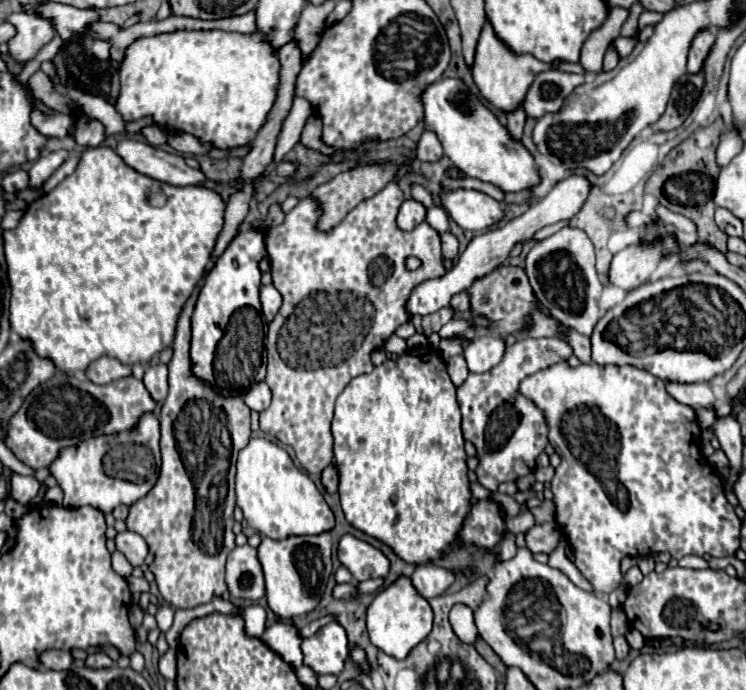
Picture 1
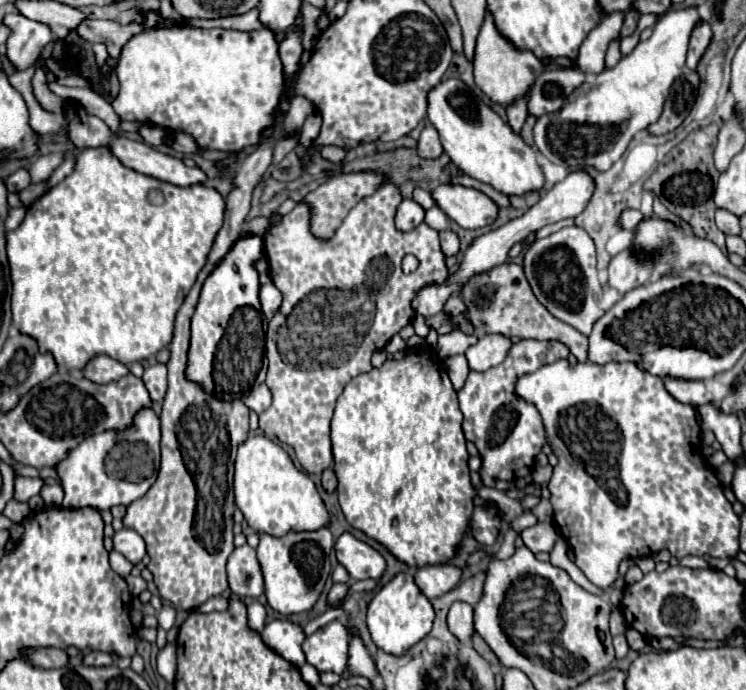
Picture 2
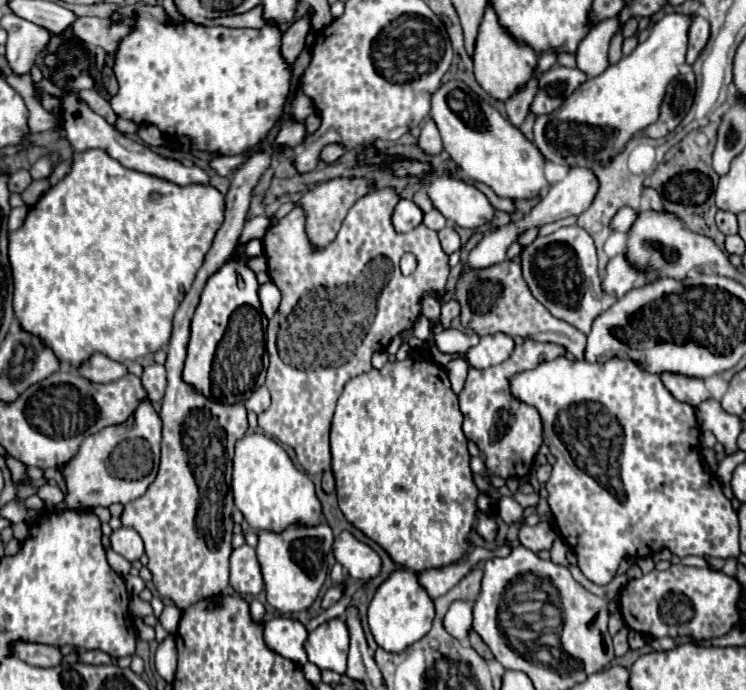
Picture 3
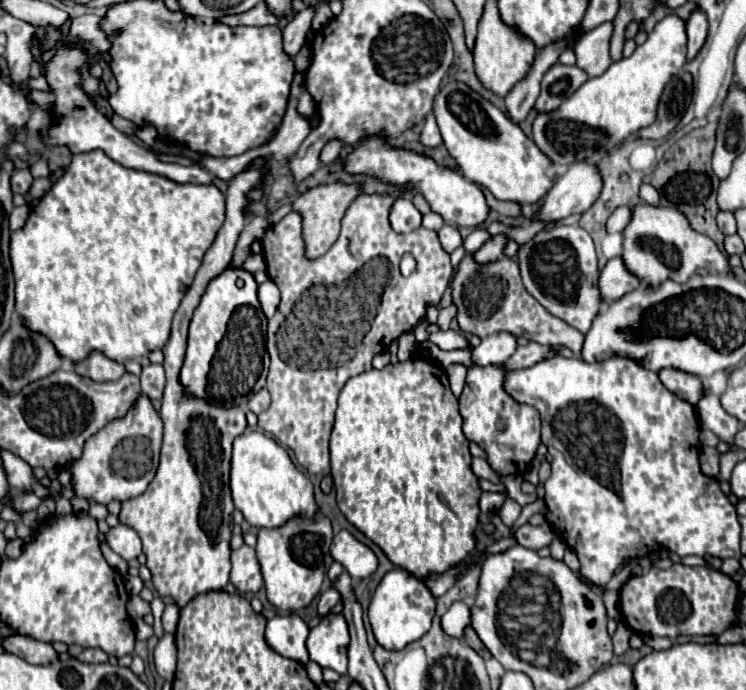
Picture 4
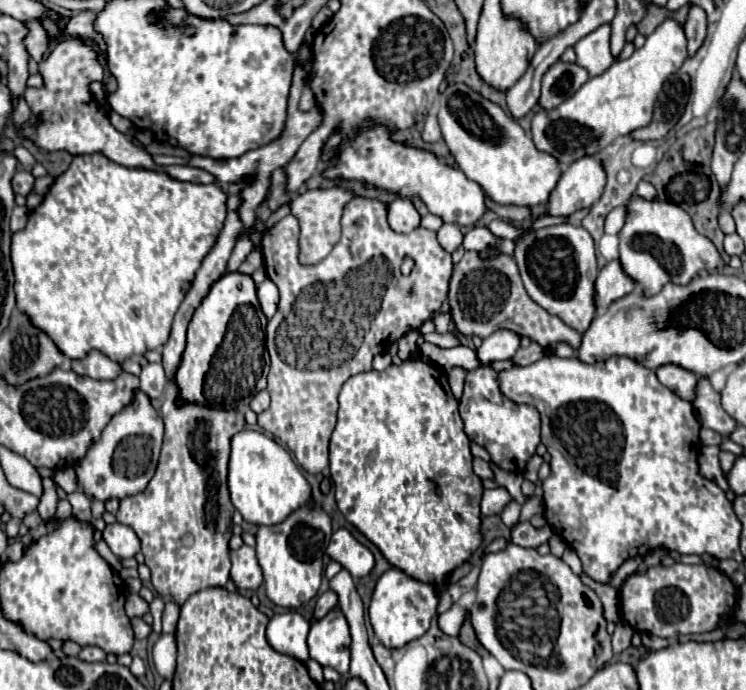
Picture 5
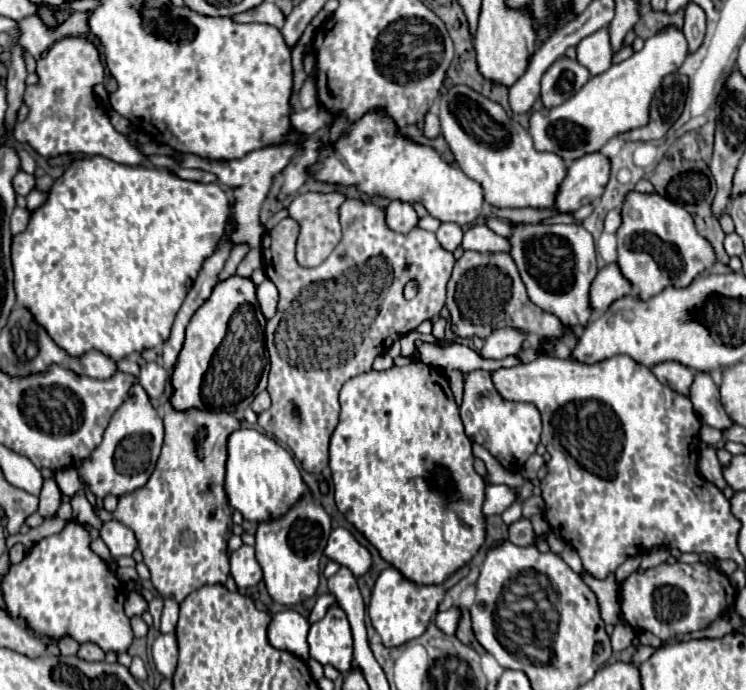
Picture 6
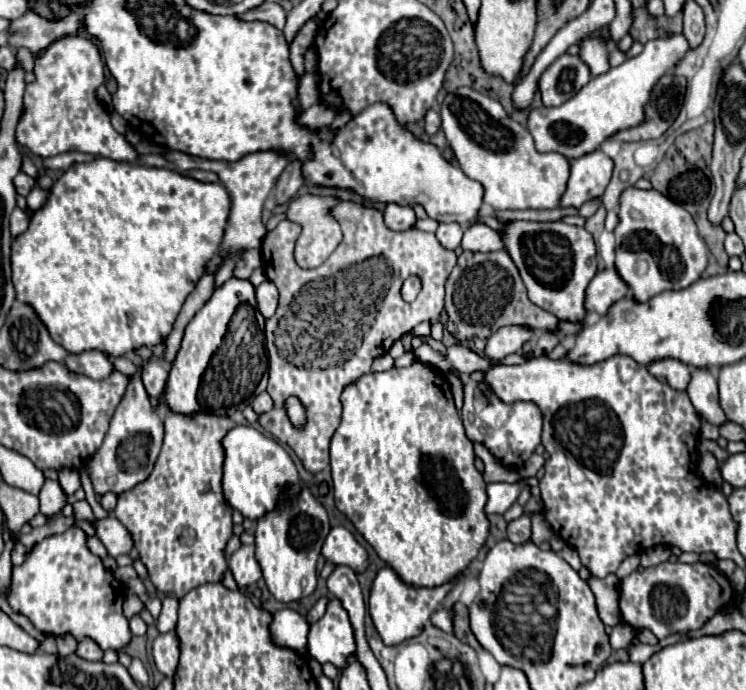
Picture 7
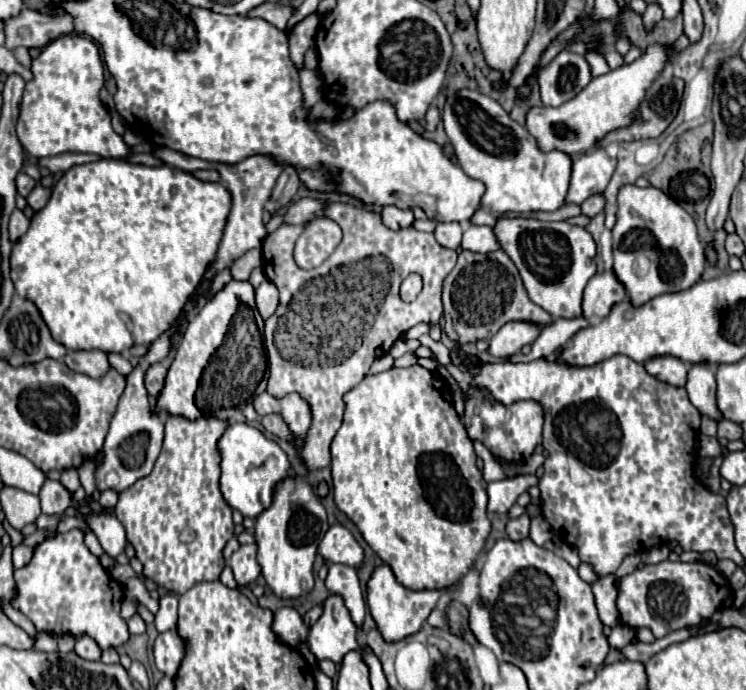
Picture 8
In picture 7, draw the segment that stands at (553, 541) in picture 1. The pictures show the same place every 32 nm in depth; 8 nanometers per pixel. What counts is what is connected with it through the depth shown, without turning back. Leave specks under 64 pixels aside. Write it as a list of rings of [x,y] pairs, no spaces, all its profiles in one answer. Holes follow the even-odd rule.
[[[522,514],[520,518],[508,522],[508,540],[512,540],[514,544],[522,544],[530,540],[530,516],[528,514]]]

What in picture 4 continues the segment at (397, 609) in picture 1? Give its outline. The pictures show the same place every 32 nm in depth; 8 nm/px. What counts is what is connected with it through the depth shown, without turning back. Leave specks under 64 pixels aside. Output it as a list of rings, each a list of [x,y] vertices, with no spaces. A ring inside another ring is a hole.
[[[394,568],[386,572],[386,576],[376,586],[372,602],[368,606],[368,620],[380,646],[384,646],[386,650],[402,650],[406,644],[422,638],[430,630],[434,610],[436,598],[432,596],[430,588],[406,570]]]

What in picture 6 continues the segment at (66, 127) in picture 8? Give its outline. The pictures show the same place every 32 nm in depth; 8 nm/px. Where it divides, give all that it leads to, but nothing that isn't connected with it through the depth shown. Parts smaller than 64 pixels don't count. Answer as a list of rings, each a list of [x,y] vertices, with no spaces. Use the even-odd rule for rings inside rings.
[[[68,36],[58,40],[36,62],[38,84],[26,86],[24,104],[28,106],[26,120],[14,128],[14,138],[20,144],[30,144],[40,156],[58,156],[66,152],[82,152],[104,156],[118,164],[146,164],[140,150],[110,124],[94,98],[94,86],[104,78],[104,66],[96,46],[86,36]]]

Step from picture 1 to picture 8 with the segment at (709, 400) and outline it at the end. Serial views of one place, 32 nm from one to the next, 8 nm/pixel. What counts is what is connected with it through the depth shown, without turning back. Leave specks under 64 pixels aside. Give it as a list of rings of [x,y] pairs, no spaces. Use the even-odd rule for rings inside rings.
[[[654,356],[652,360],[644,362],[644,368],[648,374],[652,374],[662,382],[684,386],[690,364],[684,364],[680,358],[674,358],[674,356]]]

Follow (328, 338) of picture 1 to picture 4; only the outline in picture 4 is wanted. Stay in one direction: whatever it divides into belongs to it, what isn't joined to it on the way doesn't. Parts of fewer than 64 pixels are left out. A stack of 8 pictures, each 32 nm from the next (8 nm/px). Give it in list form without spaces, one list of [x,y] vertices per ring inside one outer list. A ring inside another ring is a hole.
[[[388,193],[358,196],[344,214],[338,242],[328,250],[326,256],[320,256],[318,260],[304,258],[304,244],[302,234],[298,234],[296,212],[290,212],[278,224],[270,226],[260,240],[268,276],[282,292],[278,312],[288,324],[276,324],[276,316],[268,322],[266,350],[270,354],[270,372],[266,388],[272,394],[272,404],[268,410],[258,414],[258,426],[278,442],[286,444],[308,474],[320,474],[330,466],[328,438],[338,406],[336,400],[344,382],[356,374],[372,370],[374,354],[388,350],[390,344],[404,332],[414,330],[420,320],[426,318],[424,308],[428,308],[428,304],[440,306],[452,276],[450,254],[444,252],[434,230],[420,226],[412,230],[412,234],[396,234],[390,228],[389,212],[394,201]],[[406,252],[416,258],[416,270],[408,278],[402,278],[398,266],[402,254]]]

